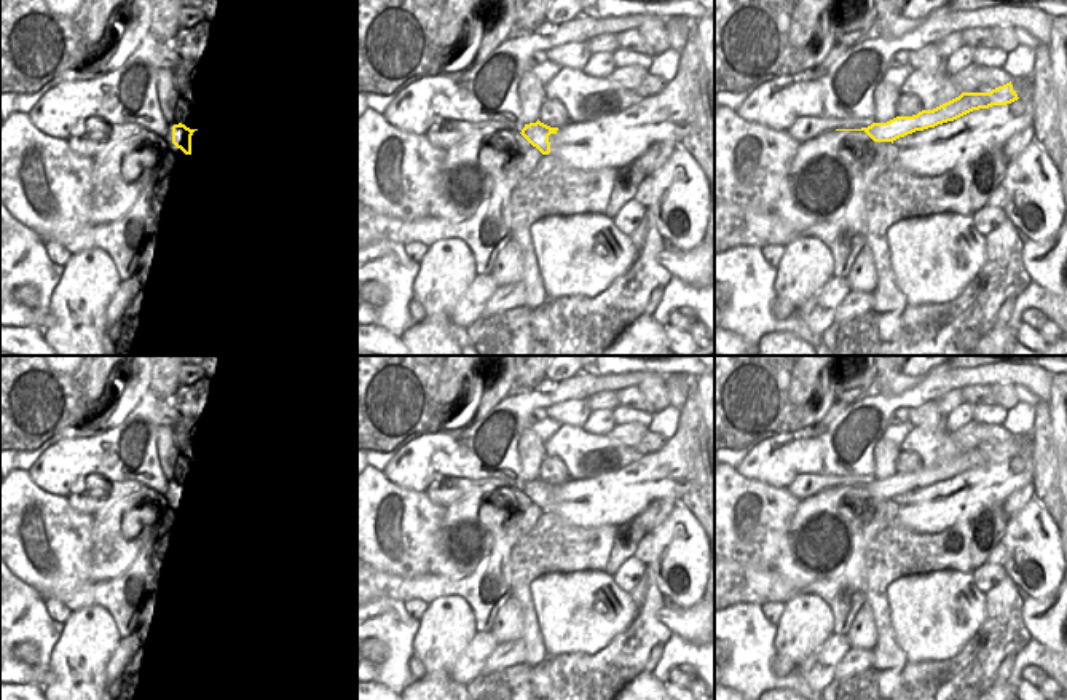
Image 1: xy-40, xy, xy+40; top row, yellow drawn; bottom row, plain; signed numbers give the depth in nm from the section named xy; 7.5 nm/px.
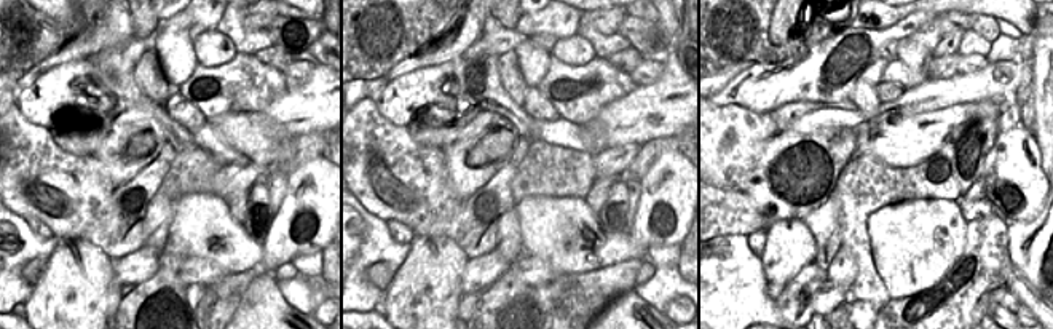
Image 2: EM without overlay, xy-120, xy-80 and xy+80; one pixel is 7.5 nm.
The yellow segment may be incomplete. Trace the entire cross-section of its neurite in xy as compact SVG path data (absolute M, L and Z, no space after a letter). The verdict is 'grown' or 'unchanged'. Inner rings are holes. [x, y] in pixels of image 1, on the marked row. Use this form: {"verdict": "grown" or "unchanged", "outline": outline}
{"verdict": "unchanged", "outline": "M539 120L536 123L525 124L522 136L536 147L542 155L550 153L549 136L557 134L558 128L550 128Z"}

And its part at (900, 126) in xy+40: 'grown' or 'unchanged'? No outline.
grown

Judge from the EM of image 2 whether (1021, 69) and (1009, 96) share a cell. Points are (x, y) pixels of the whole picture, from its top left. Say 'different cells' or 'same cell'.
same cell

